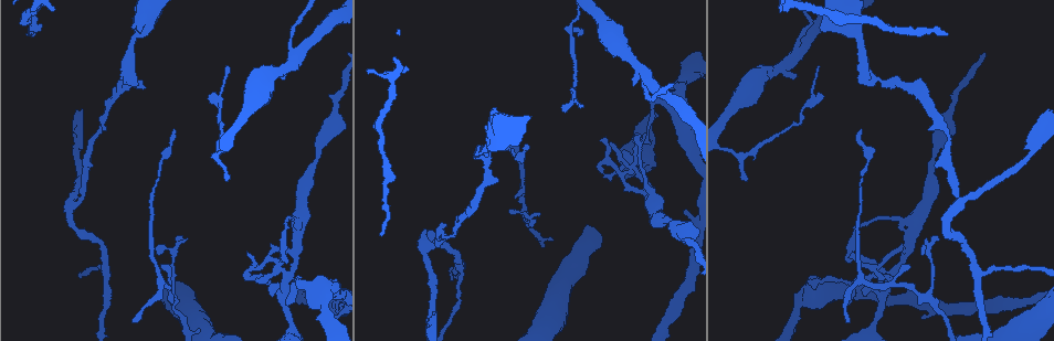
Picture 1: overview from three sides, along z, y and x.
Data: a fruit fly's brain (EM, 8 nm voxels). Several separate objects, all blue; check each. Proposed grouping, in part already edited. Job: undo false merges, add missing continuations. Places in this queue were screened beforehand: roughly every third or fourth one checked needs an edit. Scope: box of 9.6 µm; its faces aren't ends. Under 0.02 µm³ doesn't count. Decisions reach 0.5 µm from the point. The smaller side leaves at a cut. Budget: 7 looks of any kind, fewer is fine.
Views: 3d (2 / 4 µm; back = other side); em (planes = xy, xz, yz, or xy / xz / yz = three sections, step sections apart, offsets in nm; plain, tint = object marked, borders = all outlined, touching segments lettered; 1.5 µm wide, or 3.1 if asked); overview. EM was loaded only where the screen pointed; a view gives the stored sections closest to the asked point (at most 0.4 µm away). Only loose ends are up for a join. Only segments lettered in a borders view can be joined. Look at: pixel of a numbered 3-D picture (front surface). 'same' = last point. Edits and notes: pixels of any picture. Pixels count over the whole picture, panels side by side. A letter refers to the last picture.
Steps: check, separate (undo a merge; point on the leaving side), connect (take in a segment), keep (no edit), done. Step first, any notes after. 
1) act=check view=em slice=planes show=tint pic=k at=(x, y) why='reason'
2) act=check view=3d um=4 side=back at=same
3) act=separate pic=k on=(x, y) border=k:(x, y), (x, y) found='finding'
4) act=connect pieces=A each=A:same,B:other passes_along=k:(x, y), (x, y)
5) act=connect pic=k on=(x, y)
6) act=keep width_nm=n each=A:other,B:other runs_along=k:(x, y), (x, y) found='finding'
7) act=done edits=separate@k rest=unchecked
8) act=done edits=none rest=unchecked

act=check view=em slice=xy step=4 show=tint pic=1 at=(947, 34) why='an open end'

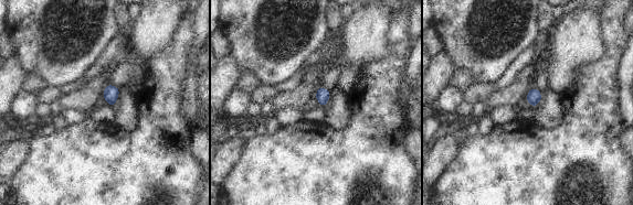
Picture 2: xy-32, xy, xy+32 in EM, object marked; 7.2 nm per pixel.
act=check view=em slice=planes show=borders at=same why='another direction'

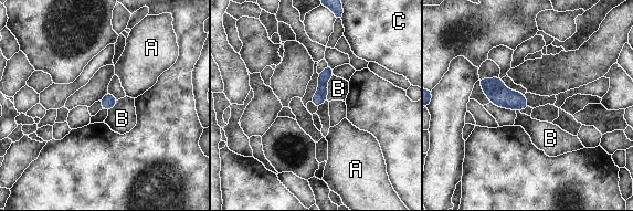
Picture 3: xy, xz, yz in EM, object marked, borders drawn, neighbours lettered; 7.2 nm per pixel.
act=keep longest_contact=B:200nm each=A:other,B:other,C:other runs_along=3:(329, 70), (317, 103) found='none of them fits'

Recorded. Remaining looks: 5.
act=check view=em slice=xy step=4 show=tint pic=1 at=(562, 109) why='free end'

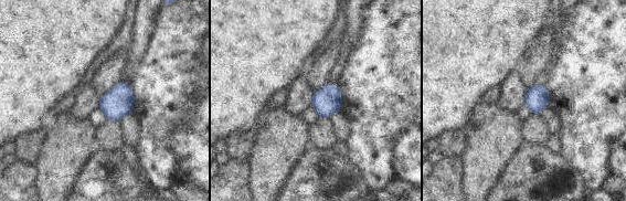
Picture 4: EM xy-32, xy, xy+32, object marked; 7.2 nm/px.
act=check view=em slice=xy step=4 show=borders at=same why='what lies round it'

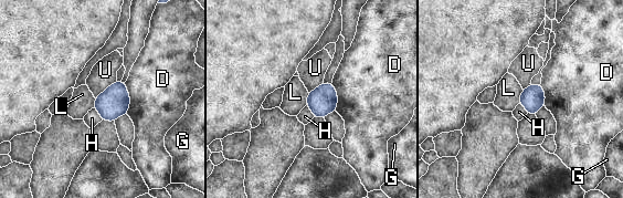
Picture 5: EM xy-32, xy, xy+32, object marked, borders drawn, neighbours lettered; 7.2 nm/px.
act=keep each=D:other,G:other,H:other,L:other,U:other border=5:(523, 90), (519, 103) found='none of them fits'

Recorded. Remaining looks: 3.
act=check view=3d um=4 pic=1 at=(881, 81)

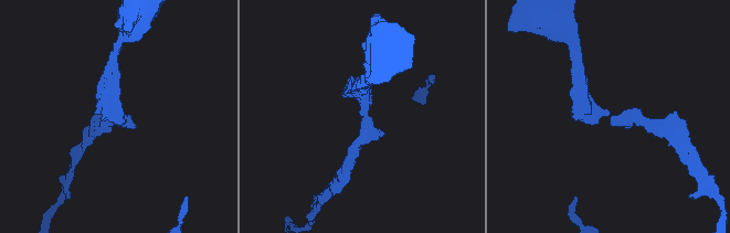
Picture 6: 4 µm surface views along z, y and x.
act=check view=em slice=xz step=8 show=tint pic=6 at=(120, 114) why='now the EM'

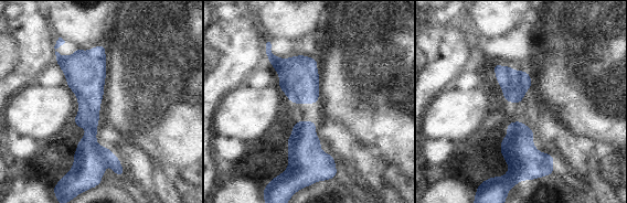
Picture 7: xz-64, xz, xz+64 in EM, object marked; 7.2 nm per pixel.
act=check view=em slice=planes show=borders at=same

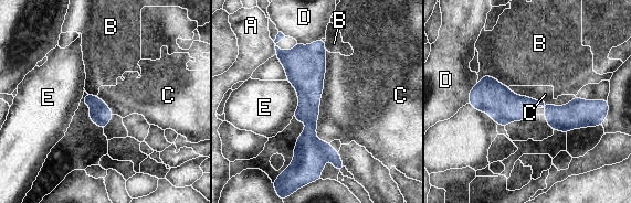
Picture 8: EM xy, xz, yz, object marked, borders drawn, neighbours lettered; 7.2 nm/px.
act=keep each=A:other,B:other,C:other,D:other,E:other runs_along=8:(471, 97), (574, 106) found='none of them fits'

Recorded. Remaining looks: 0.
act=done edits=none rest=unchecked

